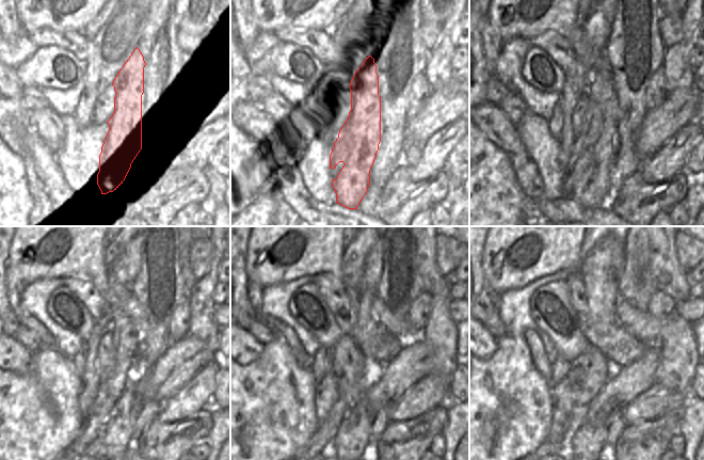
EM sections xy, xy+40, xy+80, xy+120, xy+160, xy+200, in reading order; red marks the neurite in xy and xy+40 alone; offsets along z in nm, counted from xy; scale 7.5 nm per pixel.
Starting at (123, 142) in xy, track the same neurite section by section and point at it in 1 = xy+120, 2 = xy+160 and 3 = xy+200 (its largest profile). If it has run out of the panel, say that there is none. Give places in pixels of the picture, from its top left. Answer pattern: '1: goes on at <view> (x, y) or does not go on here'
1: goes on at xy+120 (116, 431)
2: goes on at xy+160 (352, 442)
3: goes on at xy+200 (589, 442)

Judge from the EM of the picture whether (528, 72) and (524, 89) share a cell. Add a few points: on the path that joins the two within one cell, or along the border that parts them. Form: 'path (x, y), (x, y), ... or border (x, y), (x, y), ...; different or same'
border (524, 57), (522, 75), (533, 86), (549, 91); different

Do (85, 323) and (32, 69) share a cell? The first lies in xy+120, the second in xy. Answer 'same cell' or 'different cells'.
same cell

